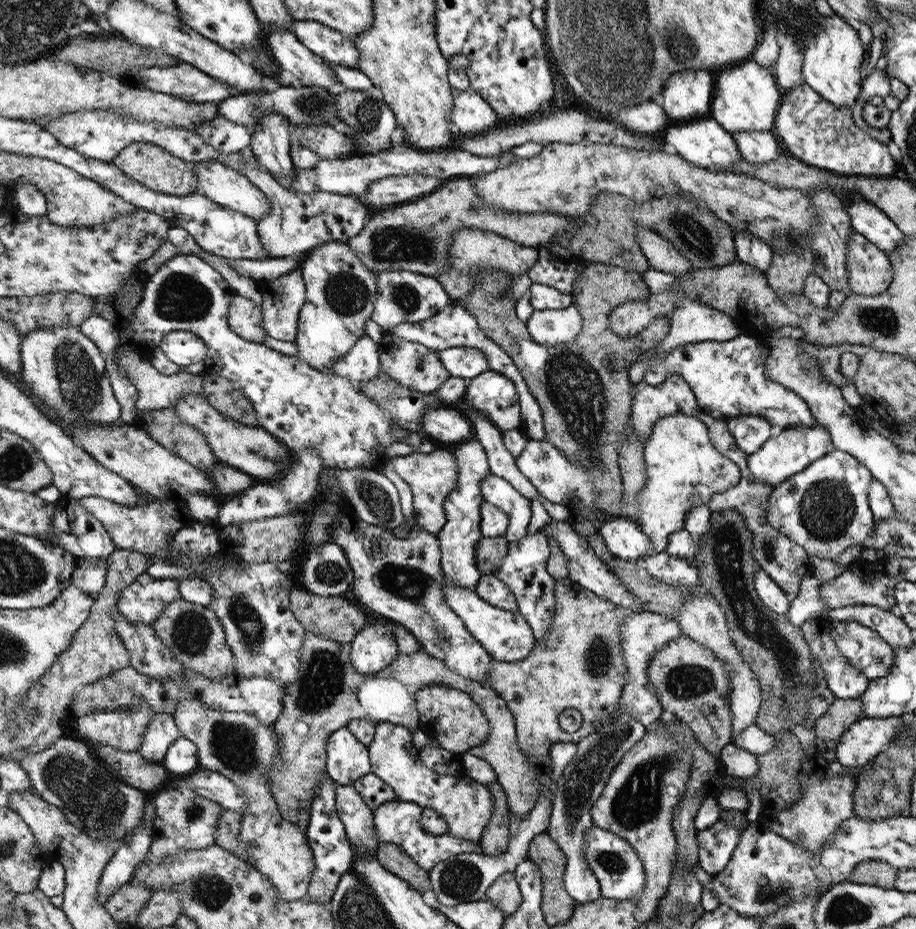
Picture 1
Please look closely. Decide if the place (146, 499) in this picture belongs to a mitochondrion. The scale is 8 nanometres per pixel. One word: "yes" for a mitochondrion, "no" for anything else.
no

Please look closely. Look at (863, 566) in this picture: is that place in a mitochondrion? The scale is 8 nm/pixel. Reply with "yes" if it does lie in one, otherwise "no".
no

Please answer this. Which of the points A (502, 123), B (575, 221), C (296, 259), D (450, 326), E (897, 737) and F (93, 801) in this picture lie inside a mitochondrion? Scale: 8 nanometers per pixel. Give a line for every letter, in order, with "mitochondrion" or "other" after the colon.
A: other
B: other
C: other
D: other
E: other
F: mitochondrion

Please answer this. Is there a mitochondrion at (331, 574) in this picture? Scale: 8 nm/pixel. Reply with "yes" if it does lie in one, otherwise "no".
yes

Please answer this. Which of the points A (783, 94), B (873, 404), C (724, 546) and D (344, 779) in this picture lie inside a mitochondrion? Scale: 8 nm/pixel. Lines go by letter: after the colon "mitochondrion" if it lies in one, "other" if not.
A: other
B: other
C: mitochondrion
D: other

